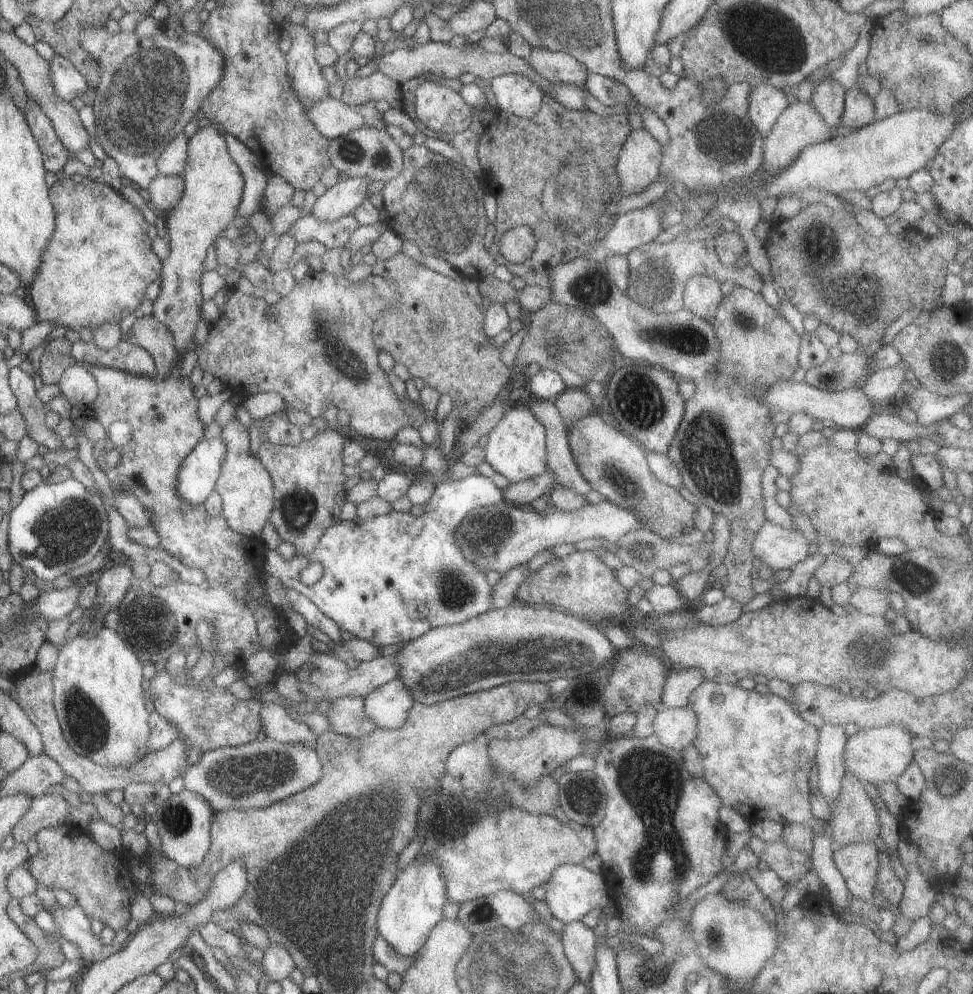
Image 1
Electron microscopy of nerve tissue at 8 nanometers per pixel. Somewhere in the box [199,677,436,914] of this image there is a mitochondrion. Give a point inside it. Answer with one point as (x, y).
(233, 775)

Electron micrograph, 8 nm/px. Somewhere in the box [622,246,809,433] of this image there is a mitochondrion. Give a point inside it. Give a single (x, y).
(691, 342)

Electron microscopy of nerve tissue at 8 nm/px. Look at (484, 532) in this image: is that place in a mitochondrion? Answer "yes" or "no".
yes

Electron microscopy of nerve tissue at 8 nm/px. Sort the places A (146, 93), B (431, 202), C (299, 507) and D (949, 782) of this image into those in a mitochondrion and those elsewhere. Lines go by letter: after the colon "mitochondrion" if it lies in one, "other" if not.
A: mitochondrion
B: mitochondrion
C: mitochondrion
D: mitochondrion

